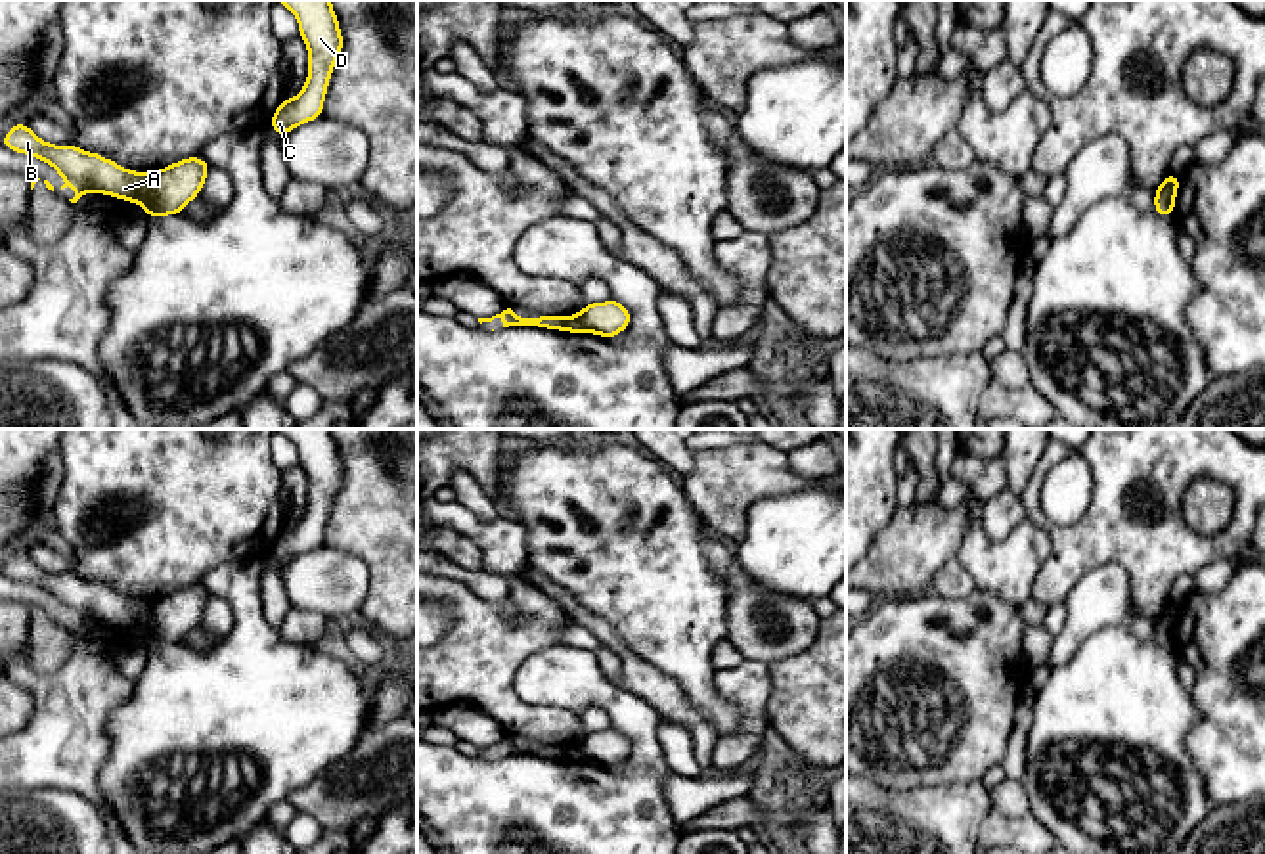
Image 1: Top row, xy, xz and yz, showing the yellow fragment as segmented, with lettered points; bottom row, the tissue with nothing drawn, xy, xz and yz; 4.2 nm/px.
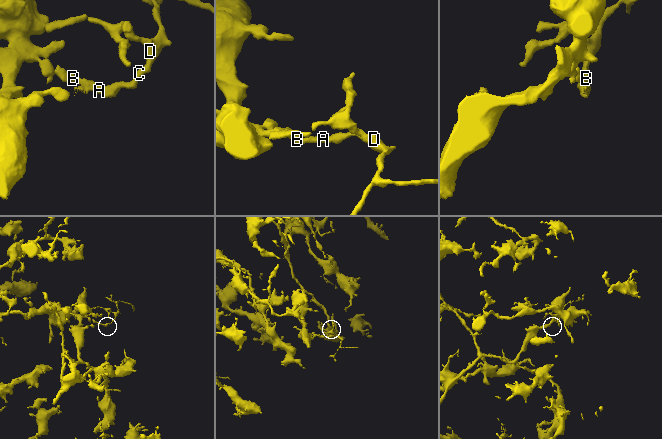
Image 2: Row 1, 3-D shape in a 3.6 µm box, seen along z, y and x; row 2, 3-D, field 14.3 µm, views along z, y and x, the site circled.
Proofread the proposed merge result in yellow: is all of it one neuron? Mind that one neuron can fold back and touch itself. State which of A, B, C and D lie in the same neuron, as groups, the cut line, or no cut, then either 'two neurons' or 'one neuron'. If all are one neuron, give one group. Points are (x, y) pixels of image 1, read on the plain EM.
groups A B / C D; cut xy (154, 604), (154, 621), (142, 632); two neurons

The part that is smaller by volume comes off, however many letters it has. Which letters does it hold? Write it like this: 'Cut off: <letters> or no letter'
Cut off: C, D

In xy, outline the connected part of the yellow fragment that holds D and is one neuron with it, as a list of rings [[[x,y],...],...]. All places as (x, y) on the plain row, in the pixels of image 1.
[[[276,429],[299,450],[299,463],[308,477],[308,507],[295,525],[279,530],[270,548],[274,563],[285,567],[293,557],[323,546],[323,532],[333,496],[343,483],[343,461],[331,429]]]

